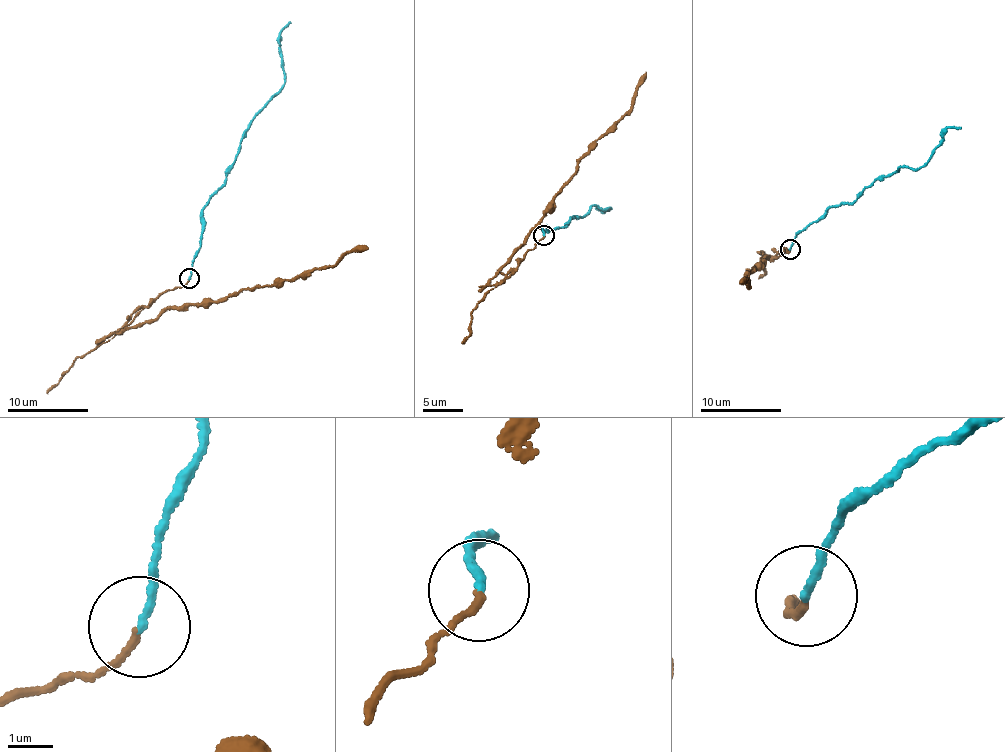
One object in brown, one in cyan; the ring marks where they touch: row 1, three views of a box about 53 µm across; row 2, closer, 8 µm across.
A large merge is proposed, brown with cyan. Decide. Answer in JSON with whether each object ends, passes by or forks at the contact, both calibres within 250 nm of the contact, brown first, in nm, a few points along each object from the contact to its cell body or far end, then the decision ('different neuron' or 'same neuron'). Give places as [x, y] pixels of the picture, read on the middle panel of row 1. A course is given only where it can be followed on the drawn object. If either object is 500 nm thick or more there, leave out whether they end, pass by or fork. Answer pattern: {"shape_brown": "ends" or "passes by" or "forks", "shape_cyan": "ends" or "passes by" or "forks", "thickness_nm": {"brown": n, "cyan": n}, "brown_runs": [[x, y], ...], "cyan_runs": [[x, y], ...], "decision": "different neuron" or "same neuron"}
{"shape_brown": "ends", "shape_cyan": "ends", "thickness_nm": {"brown": 130, "cyan": 160}, "brown_runs": [[545, 235], [516, 269], [497, 284], [490, 282], [539, 227], [588, 148], [627, 113], [645, 71]], "cyan_runs": [[544, 234], [543, 224], [566, 227], [569, 217], [584, 217], [592, 207], [610, 211]], "decision": "different neuron"}

